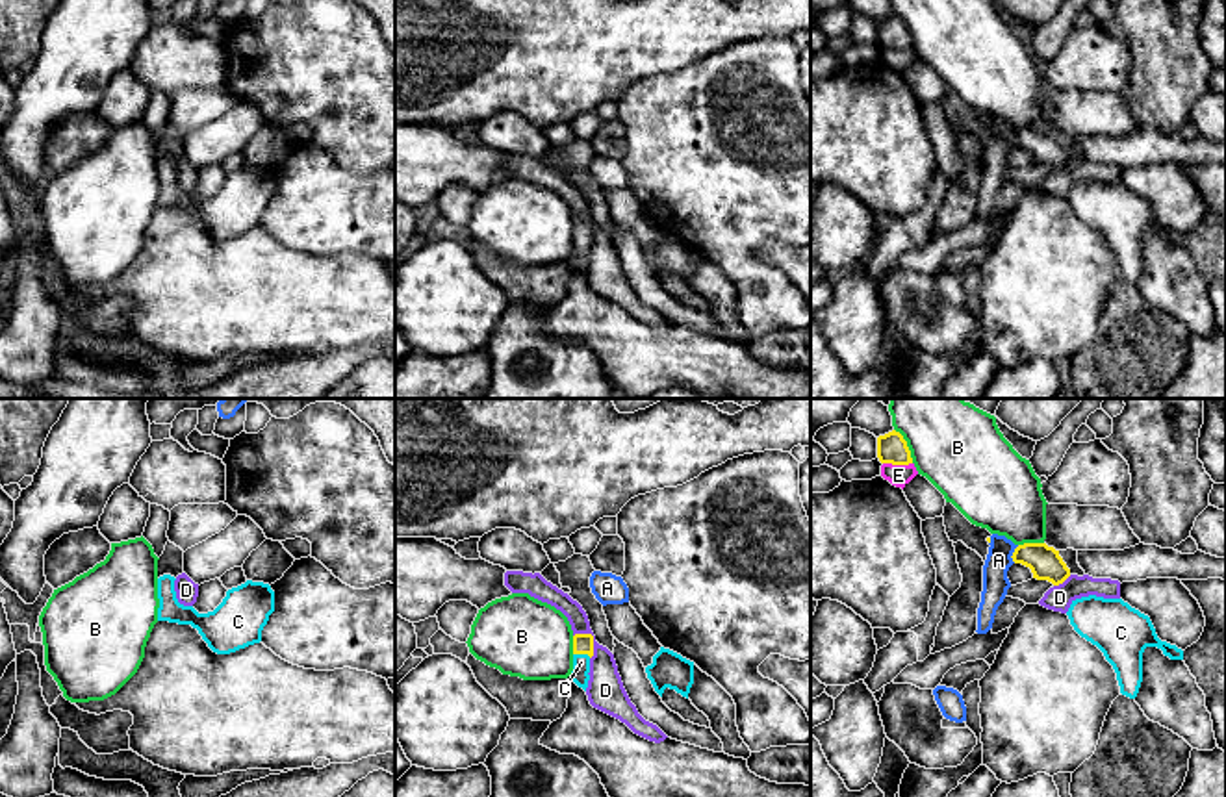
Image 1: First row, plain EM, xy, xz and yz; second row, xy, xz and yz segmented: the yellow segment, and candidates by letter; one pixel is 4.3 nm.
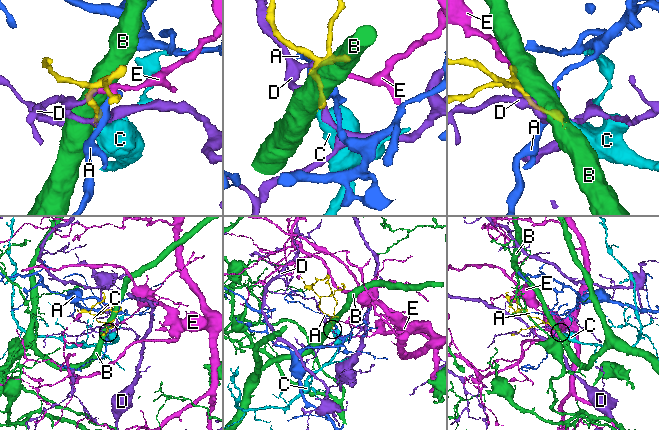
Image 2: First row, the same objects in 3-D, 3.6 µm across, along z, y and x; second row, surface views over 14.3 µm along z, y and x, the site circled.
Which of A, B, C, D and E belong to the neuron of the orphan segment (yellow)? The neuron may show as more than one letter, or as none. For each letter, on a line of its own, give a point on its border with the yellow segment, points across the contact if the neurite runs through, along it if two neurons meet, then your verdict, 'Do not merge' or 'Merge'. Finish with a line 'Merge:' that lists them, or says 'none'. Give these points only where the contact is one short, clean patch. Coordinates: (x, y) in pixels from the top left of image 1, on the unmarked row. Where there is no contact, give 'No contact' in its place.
A: Touches yellow at yz (1013, 139). Boundary: yz (1019, 130), (1011, 141), (1013, 147). Do not merge
B: Touches yellow at yz (906, 30). Do not merge
C: Touches yellow at xz (583, 238). Path across: xz (583, 228), (583, 238), (581, 247). Merge
D: Touches yellow at xz (592, 225). Do not merge
E: Touches yellow at yz (898, 49). Boundary: yz (883, 47), (911, 49). Do not merge
Merge: C

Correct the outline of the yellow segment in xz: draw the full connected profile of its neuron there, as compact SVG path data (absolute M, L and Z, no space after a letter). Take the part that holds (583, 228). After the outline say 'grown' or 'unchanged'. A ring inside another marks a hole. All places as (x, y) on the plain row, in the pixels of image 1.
M573 221L573 256L571 265L586 276L590 265L590 243L594 241L594 221Z; grown

